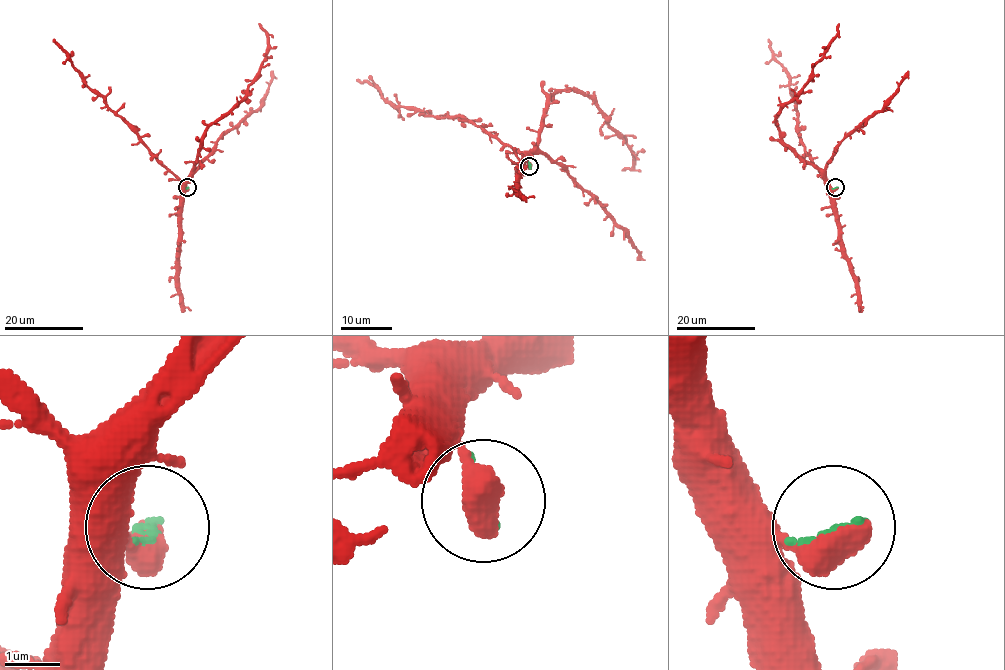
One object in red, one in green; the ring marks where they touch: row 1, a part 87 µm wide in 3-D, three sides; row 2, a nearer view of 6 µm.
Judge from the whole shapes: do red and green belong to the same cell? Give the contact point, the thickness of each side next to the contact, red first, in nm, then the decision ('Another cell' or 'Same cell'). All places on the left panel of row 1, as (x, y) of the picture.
Place: (187, 187). Thickness 600 nm (red) against 150 nm. Another cell

